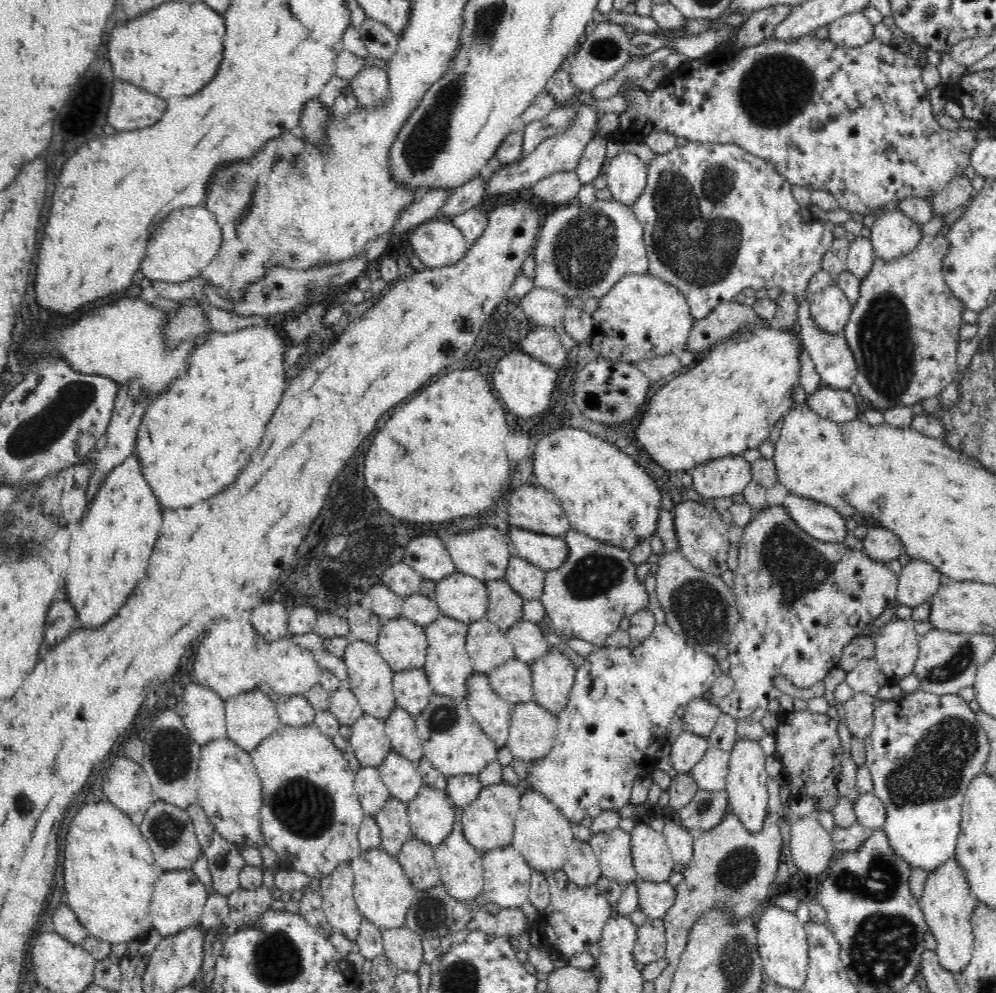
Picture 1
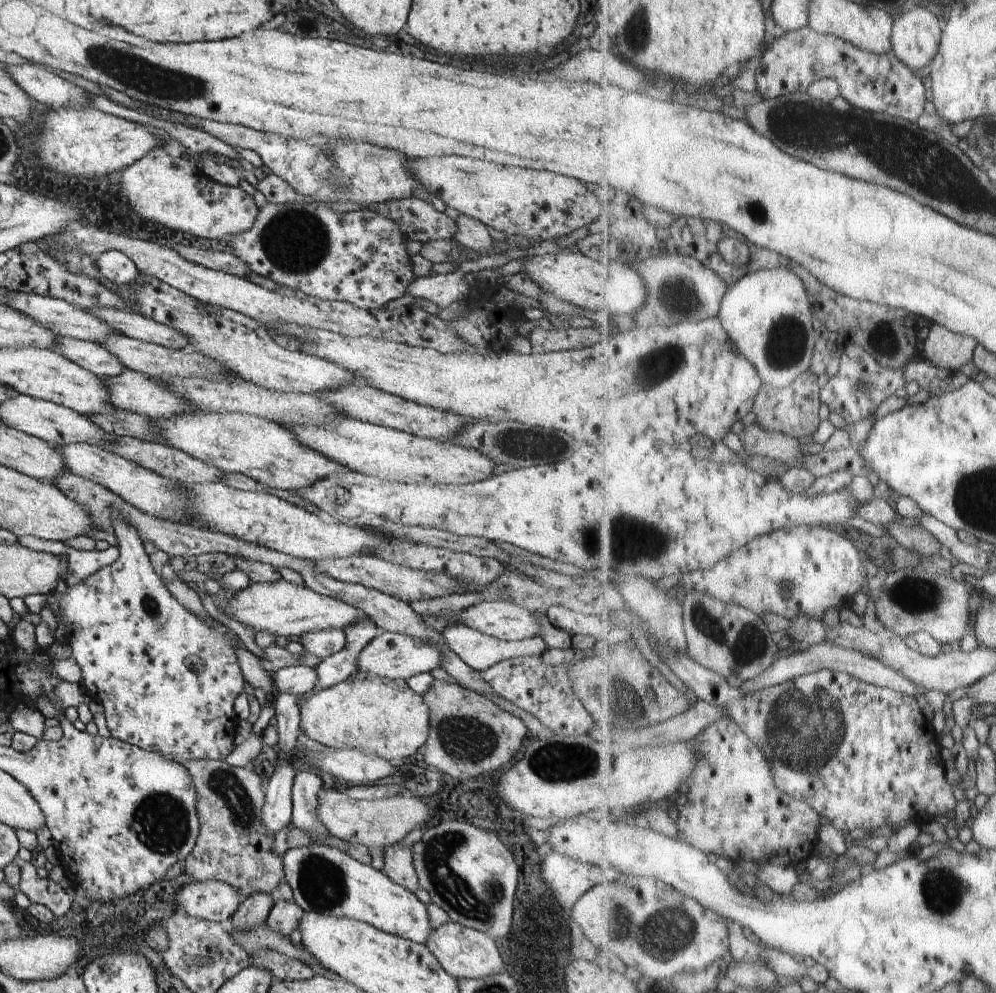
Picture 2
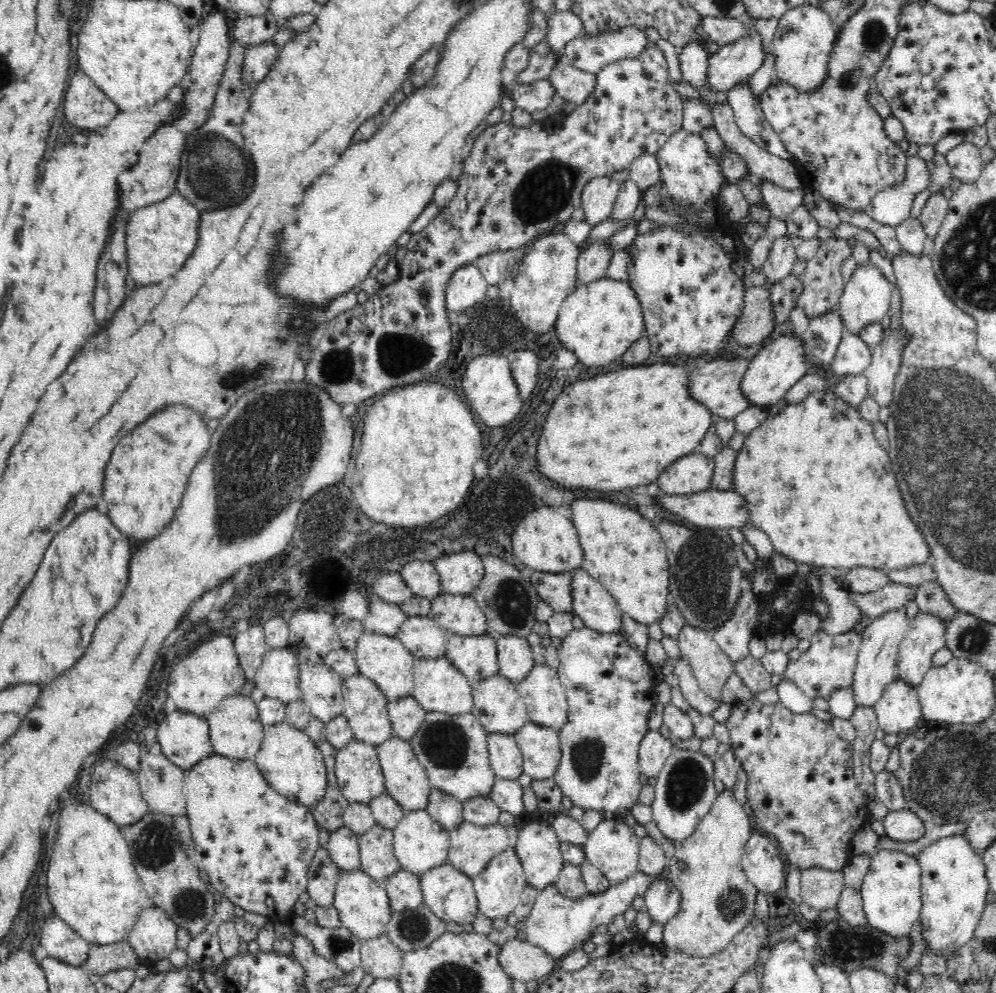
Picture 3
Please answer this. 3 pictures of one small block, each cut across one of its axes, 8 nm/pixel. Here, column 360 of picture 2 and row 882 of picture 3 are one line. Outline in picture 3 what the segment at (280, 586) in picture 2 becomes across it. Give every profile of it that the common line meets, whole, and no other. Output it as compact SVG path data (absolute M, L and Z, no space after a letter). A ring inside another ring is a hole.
M614 820L602 821L601 824L589 833L584 849L572 842L561 842L561 852L566 864L580 865L588 860L610 884L625 882L638 871L639 864L639 837L626 824L618 824Z

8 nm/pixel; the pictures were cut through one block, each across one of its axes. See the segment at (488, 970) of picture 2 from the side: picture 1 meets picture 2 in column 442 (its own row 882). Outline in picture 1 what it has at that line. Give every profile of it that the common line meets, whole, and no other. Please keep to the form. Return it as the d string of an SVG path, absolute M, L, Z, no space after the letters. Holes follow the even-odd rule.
M956 857L949 858L943 863L932 874L928 874L920 906L924 920L937 941L935 954L938 963L955 975L968 966L972 957L974 935L971 920L976 907L976 897L970 892L964 868L959 866Z

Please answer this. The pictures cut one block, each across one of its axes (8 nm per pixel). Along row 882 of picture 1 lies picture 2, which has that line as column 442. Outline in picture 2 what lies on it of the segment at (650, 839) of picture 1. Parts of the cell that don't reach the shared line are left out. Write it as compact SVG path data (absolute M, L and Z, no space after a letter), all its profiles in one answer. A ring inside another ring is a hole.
M379 631L377 635L373 635L368 646L360 652L358 669L380 677L406 681L412 676L430 673L432 670L440 668L442 662L444 662L444 652L442 652L442 648L436 647L436 642L426 642L426 640L404 634Z

